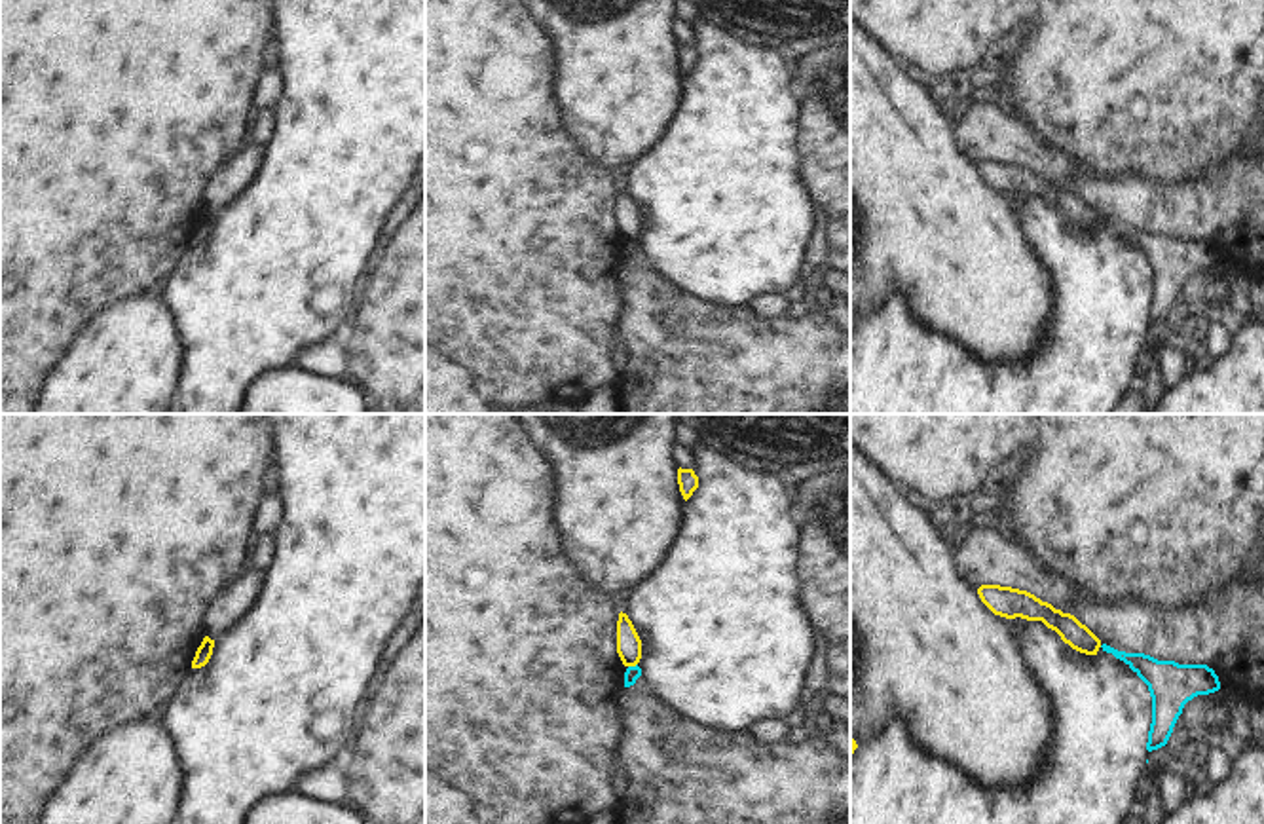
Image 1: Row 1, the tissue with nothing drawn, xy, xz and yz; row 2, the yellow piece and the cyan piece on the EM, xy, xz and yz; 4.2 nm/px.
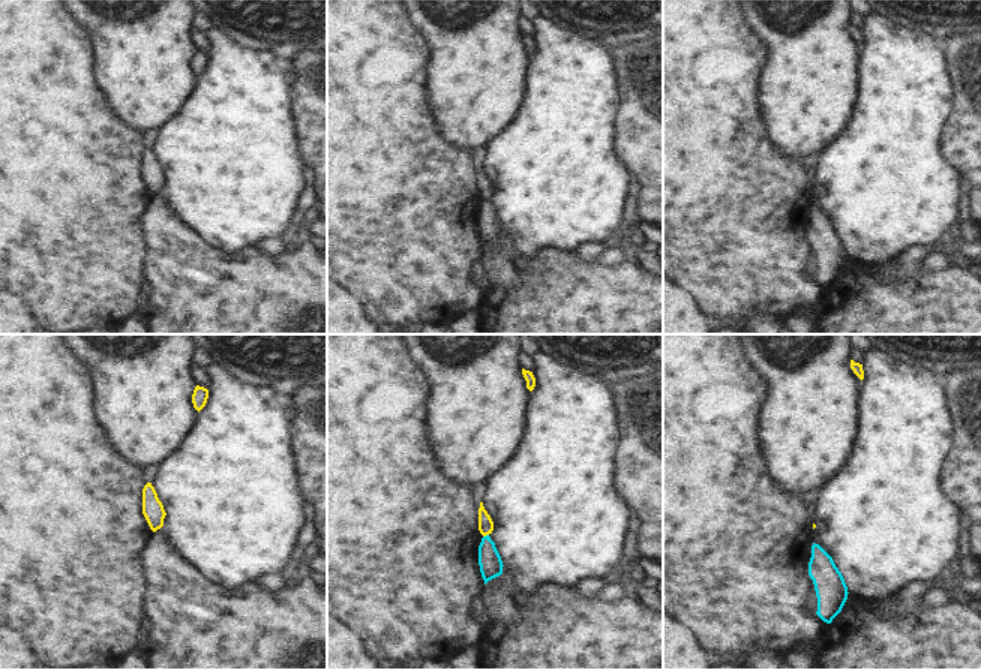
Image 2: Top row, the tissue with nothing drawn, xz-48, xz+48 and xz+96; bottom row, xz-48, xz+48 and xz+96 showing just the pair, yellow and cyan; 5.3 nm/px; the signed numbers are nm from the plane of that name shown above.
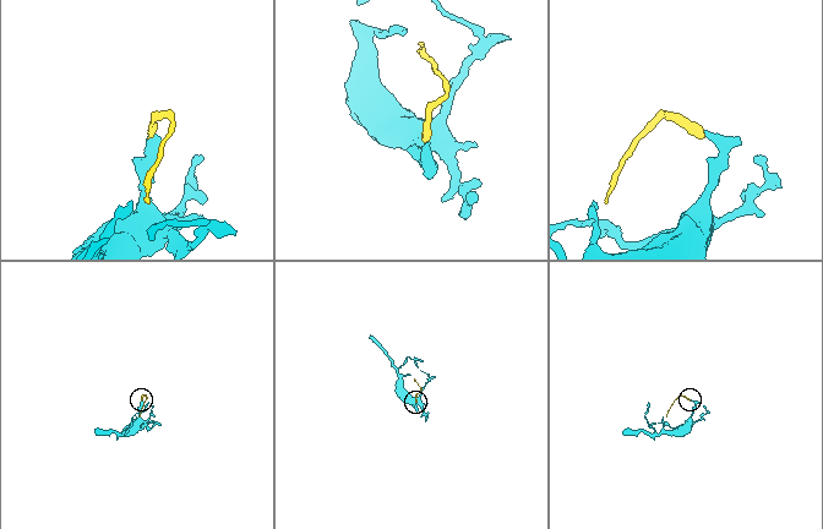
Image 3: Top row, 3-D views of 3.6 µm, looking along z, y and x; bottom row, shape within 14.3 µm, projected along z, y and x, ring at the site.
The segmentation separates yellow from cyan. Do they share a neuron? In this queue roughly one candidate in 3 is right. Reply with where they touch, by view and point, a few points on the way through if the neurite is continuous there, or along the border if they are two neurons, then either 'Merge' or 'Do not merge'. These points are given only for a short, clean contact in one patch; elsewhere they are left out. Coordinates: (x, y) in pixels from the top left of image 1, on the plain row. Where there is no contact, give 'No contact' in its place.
Touches yellow at xz (632, 240). Boundary: xz (636, 238), (629, 242). Do not merge.

